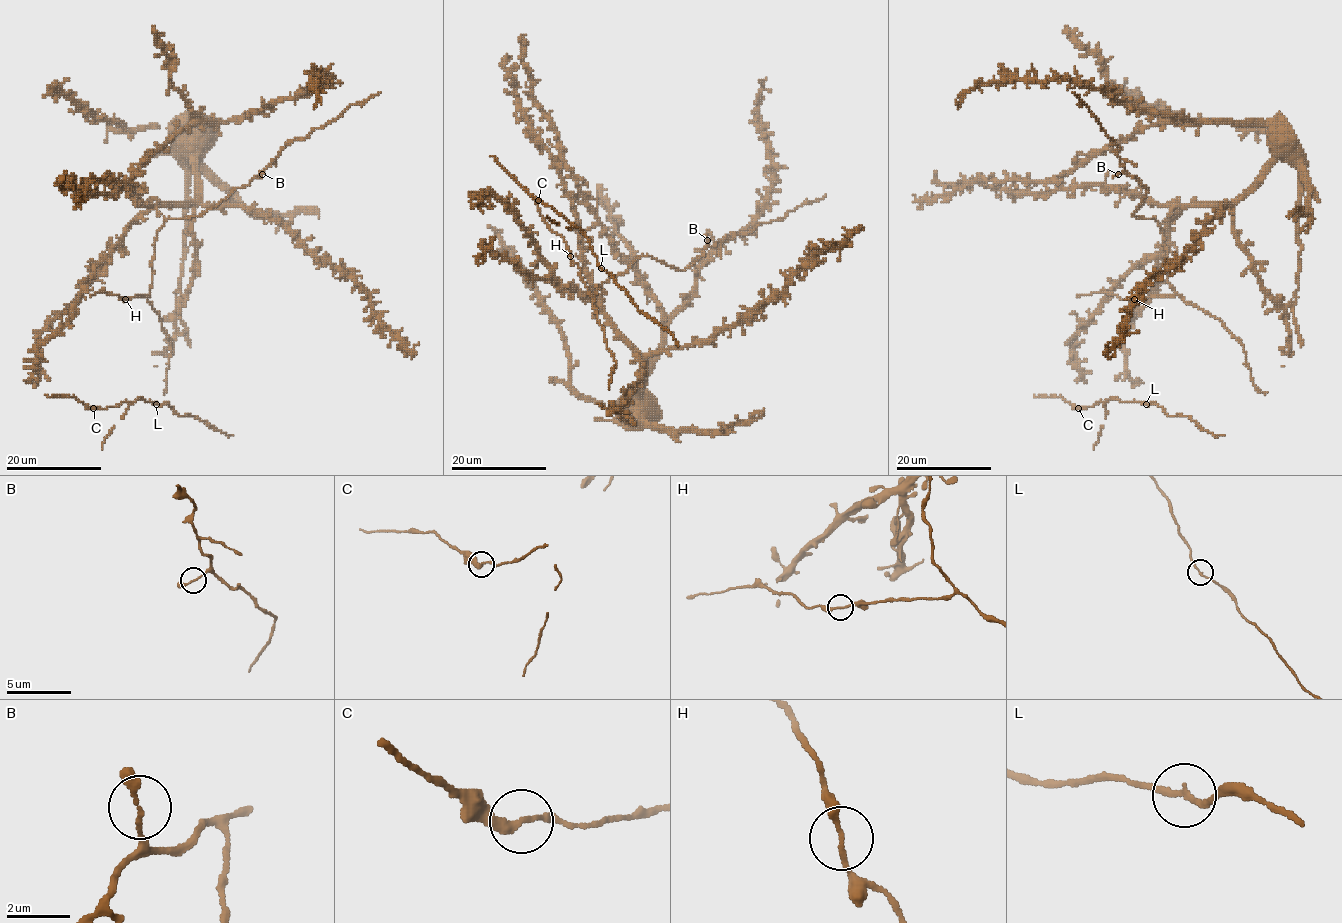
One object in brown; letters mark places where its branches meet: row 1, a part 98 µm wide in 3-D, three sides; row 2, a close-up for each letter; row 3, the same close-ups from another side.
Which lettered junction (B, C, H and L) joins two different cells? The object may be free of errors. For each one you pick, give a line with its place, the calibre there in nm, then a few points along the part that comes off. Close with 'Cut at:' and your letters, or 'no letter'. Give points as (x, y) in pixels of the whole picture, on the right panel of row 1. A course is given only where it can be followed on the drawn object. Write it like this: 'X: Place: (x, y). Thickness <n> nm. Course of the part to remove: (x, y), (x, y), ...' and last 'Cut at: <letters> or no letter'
Cut at: no letter

